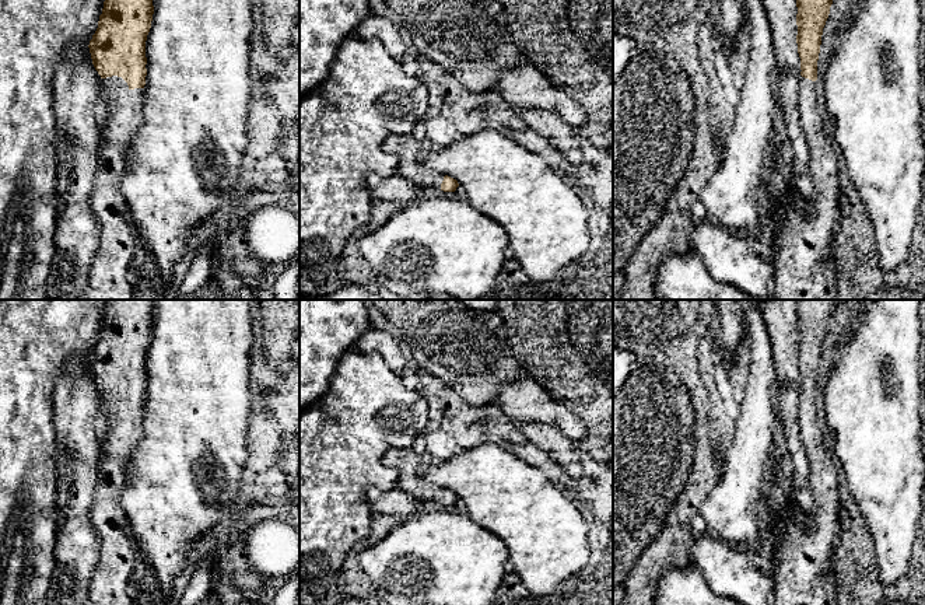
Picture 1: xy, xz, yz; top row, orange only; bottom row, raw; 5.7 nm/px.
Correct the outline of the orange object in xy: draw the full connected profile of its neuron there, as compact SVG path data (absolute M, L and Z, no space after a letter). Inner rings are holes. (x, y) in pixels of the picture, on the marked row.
M105 0L98 28L88 45L92 64L101 76L98 126L102 139L90 193L91 209L101 228L101 239L91 263L85 300L133 300L136 294L130 281L130 265L139 239L120 183L127 171L125 154L141 123L147 76L146 41L153 14L153 0Z

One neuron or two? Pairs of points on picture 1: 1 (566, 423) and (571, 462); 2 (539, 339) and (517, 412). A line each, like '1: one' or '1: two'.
1: two
2: two

